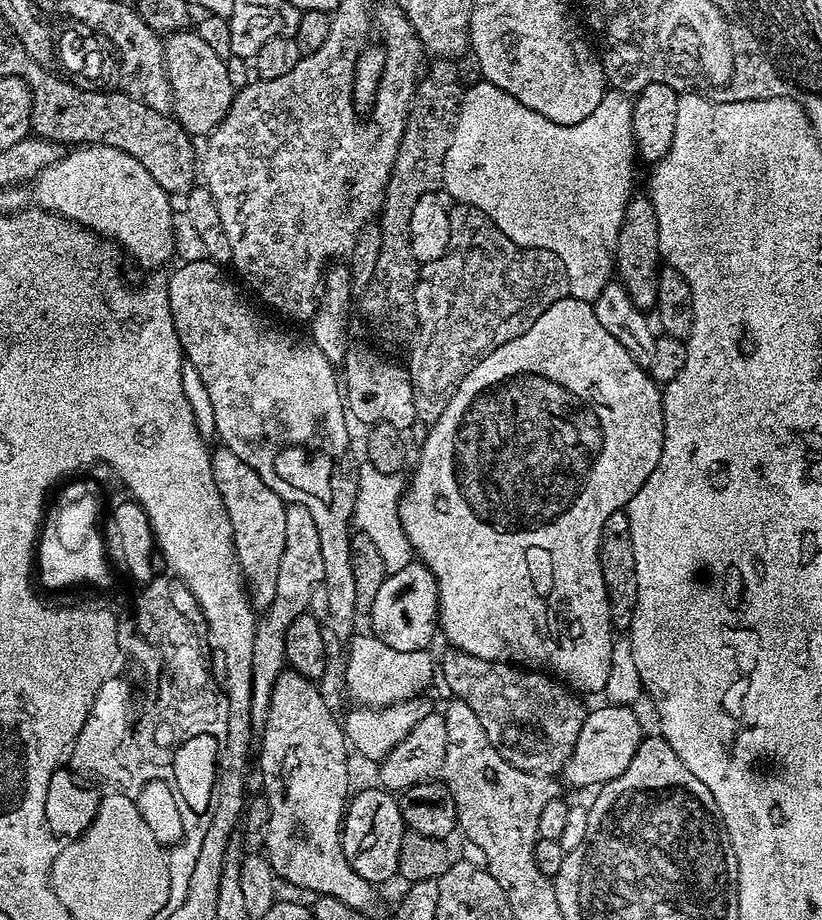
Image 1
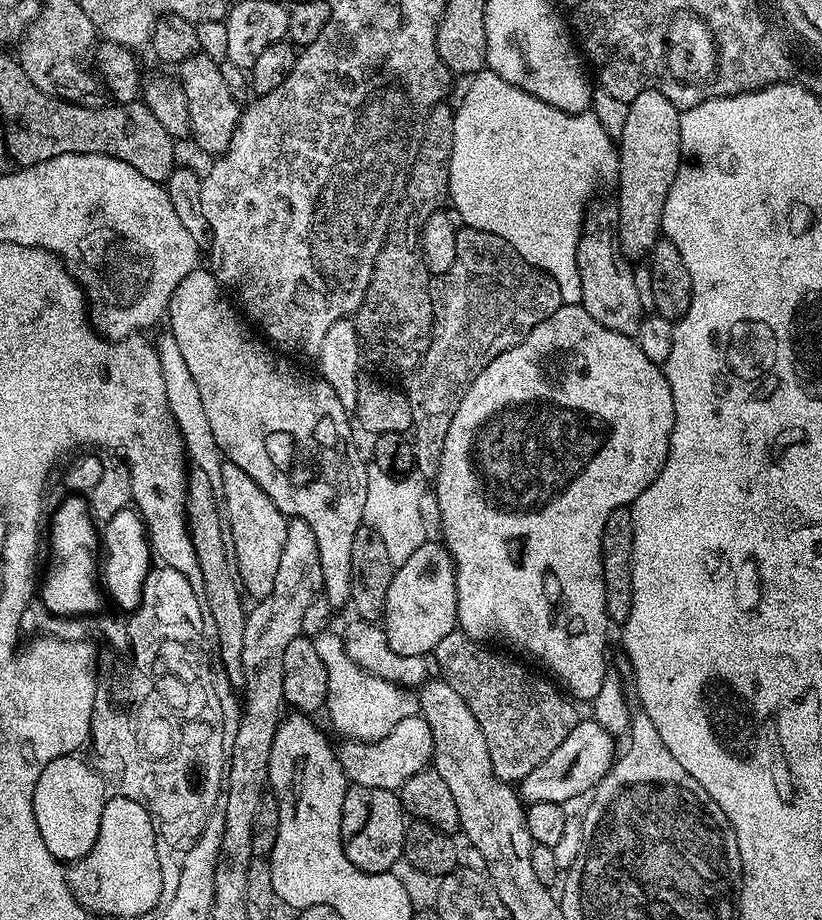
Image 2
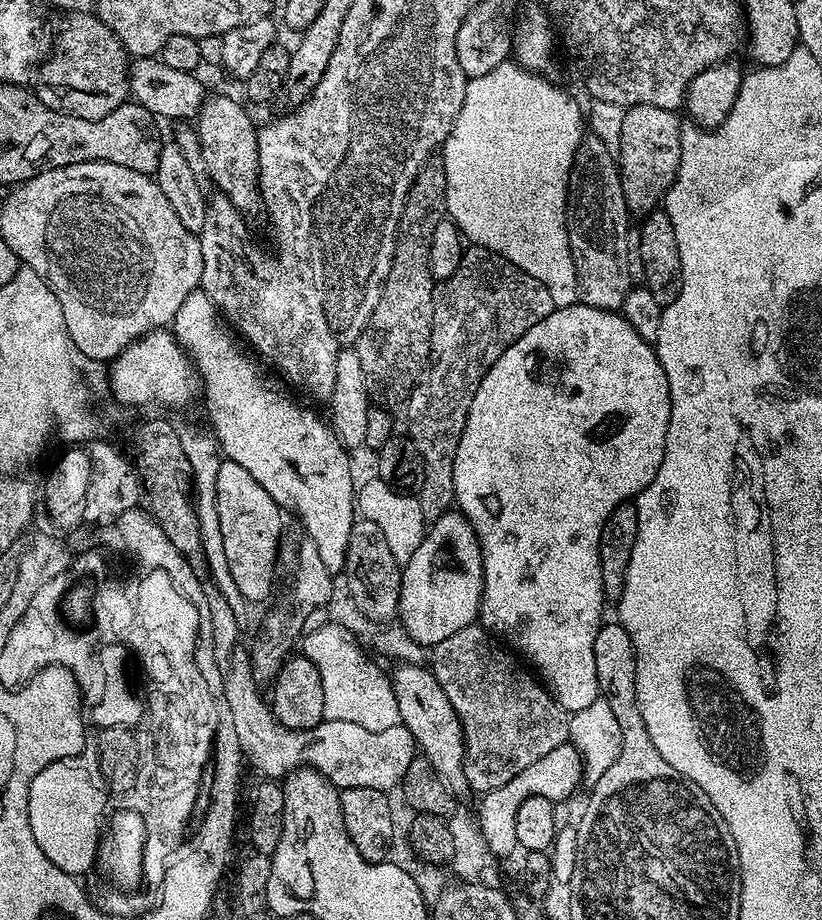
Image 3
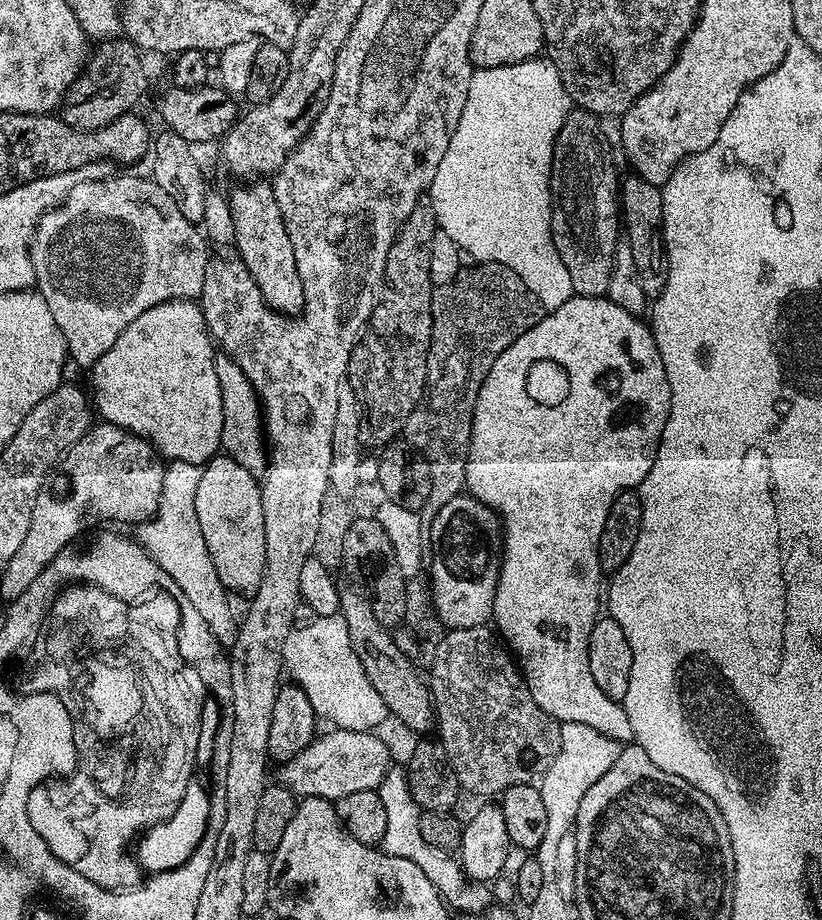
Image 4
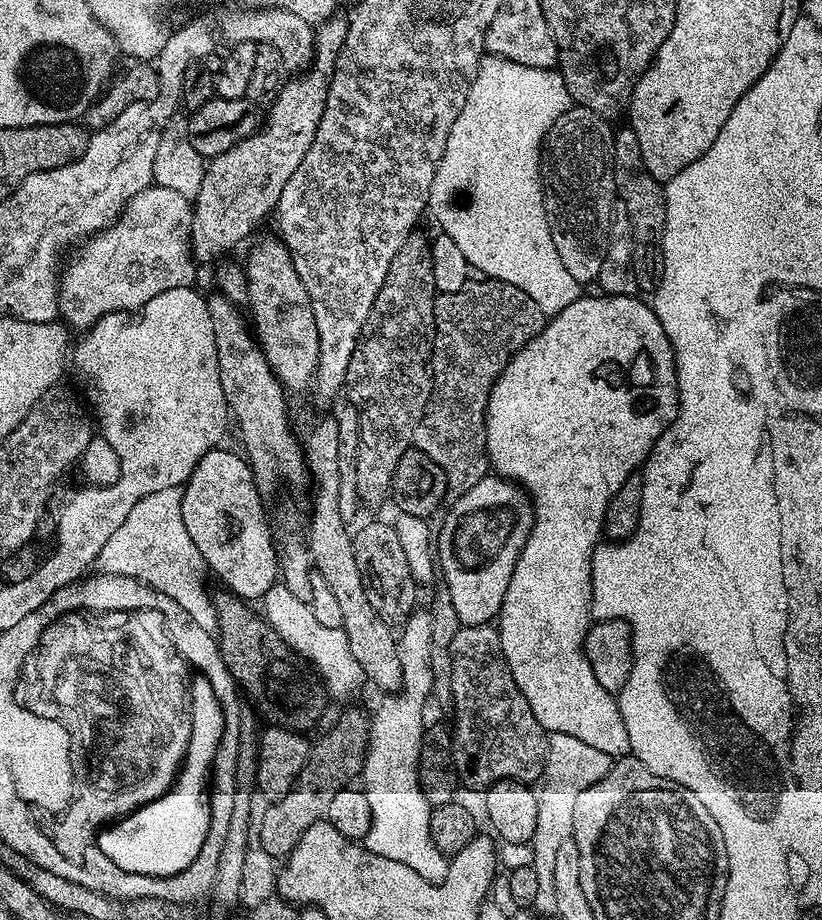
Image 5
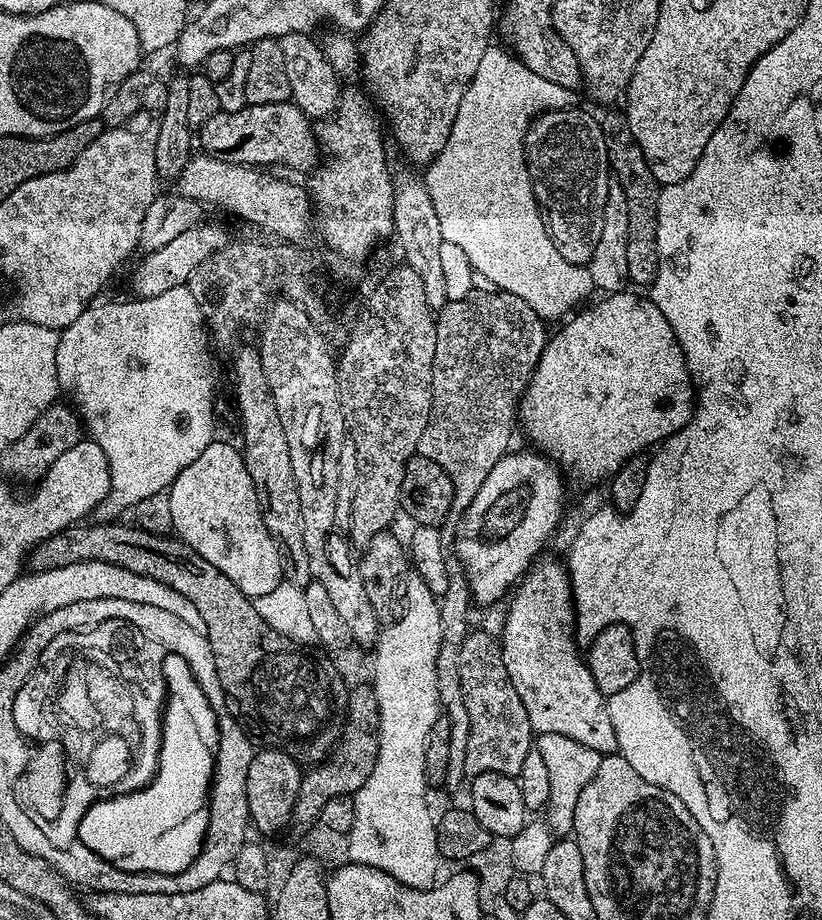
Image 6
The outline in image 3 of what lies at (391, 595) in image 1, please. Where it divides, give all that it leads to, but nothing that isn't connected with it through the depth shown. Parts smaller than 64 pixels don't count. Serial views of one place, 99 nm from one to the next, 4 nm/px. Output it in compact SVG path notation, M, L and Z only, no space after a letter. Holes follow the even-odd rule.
M459 510L443 512L438 519L431 521L425 531L414 558L403 565L400 573L400 611L398 624L401 624L403 635L409 636L425 646L436 645L444 638L455 634L466 626L477 623L480 614L480 599L484 589L484 567L480 553L480 539L470 526L470 522Z

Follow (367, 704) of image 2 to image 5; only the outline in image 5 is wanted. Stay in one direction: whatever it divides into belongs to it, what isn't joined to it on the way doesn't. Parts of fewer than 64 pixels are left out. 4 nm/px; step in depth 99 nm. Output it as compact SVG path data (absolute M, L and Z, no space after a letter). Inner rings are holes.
M277 582L269 590L266 597L268 609L262 612L265 620L268 621L282 642L290 645L293 652L301 660L307 662L318 673L319 679L332 680L332 692L336 696L352 696L359 690L364 680L364 671L358 666L354 653L350 650L350 642L346 642L346 634L343 628L331 628L322 626L318 618L314 618L314 610L311 604L306 604L294 598L286 586Z

